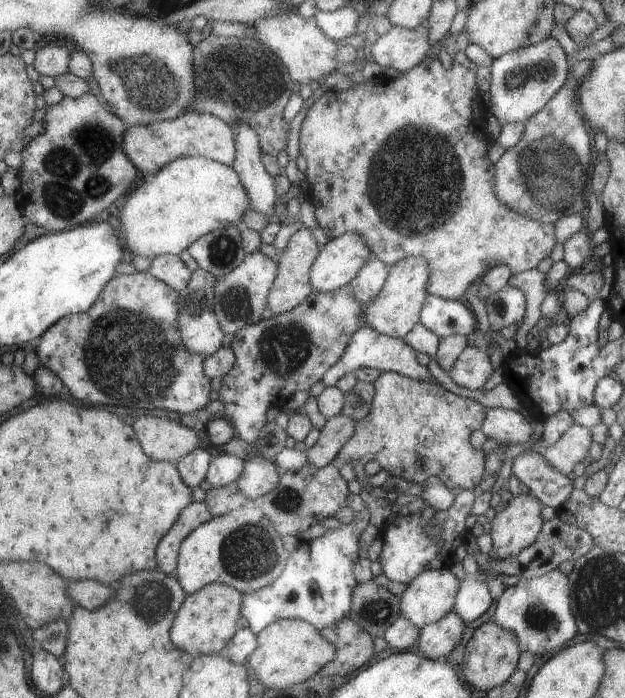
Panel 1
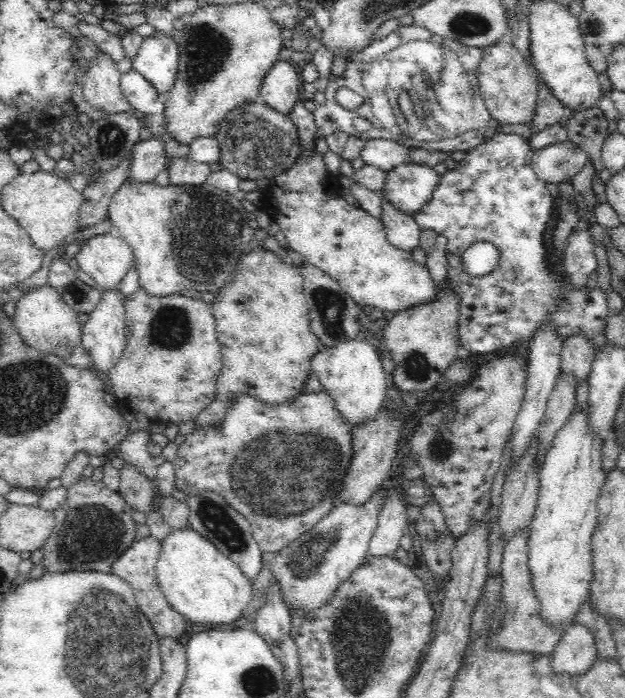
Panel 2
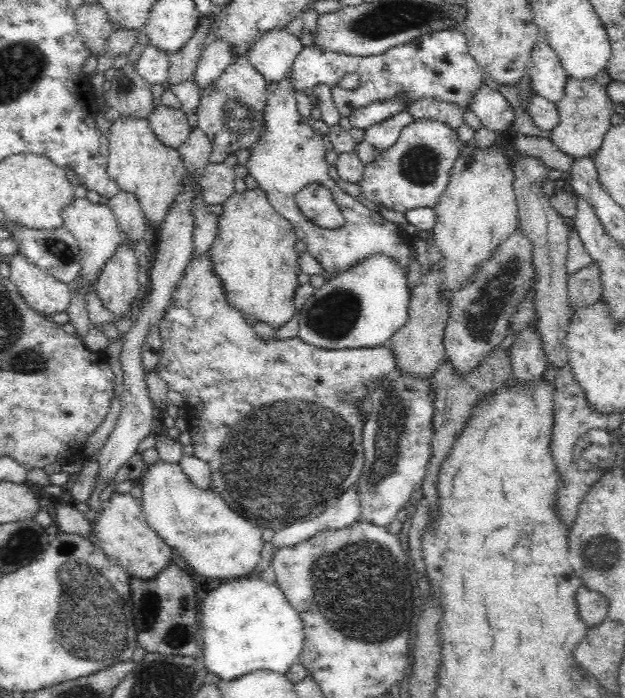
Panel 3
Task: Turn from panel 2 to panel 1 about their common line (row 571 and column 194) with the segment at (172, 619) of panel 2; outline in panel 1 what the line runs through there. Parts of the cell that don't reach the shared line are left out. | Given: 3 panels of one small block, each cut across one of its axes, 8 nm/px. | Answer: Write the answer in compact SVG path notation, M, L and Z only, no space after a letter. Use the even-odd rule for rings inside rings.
M187 111L176 116L175 119L125 126L121 134L123 155L144 176L158 172L168 161L178 157L204 157L226 166L234 162L234 132L221 119L206 113Z

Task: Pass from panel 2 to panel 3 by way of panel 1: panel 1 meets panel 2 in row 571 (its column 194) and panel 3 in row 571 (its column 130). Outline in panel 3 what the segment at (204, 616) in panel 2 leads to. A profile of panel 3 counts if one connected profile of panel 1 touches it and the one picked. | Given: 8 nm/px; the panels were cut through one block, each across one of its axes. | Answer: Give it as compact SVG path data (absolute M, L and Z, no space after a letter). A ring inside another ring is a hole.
M158 460L140 476L142 512L148 527L204 578L240 578L257 569L264 541L258 525L232 511L226 501L210 489L196 487L179 463Z

